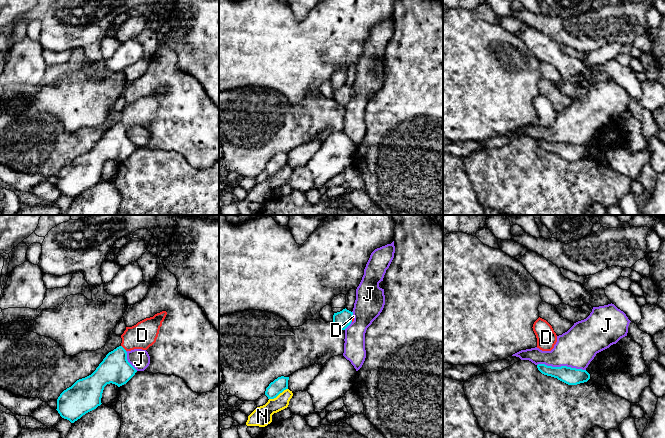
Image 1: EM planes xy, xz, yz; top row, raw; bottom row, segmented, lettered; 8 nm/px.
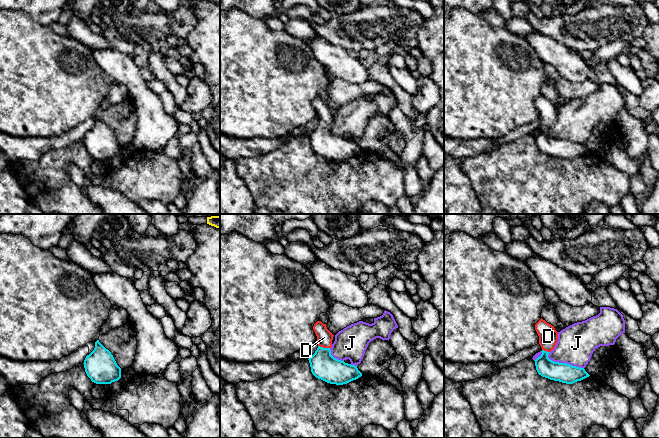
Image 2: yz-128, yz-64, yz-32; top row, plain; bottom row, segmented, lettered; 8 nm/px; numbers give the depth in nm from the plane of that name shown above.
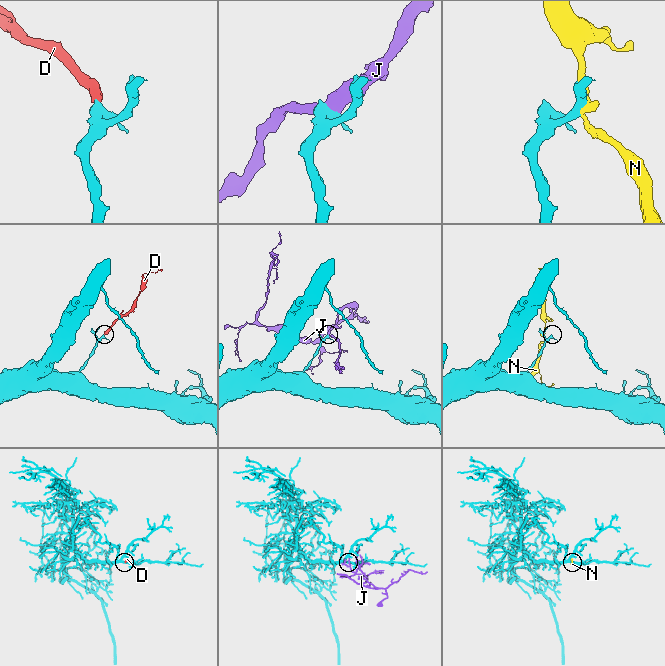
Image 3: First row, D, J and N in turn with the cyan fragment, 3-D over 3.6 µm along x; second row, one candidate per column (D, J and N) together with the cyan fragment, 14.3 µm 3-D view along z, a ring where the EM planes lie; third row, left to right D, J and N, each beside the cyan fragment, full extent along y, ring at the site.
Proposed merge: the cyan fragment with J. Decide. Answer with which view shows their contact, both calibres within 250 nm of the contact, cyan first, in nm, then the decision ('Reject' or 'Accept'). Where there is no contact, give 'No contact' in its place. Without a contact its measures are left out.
Touches cyan in yz. Thickness 140 nm (cyan) against 320 nm. Reject

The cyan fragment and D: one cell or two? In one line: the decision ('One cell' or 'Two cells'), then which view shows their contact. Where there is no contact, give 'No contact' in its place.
One cell. Touches cyan in xy

